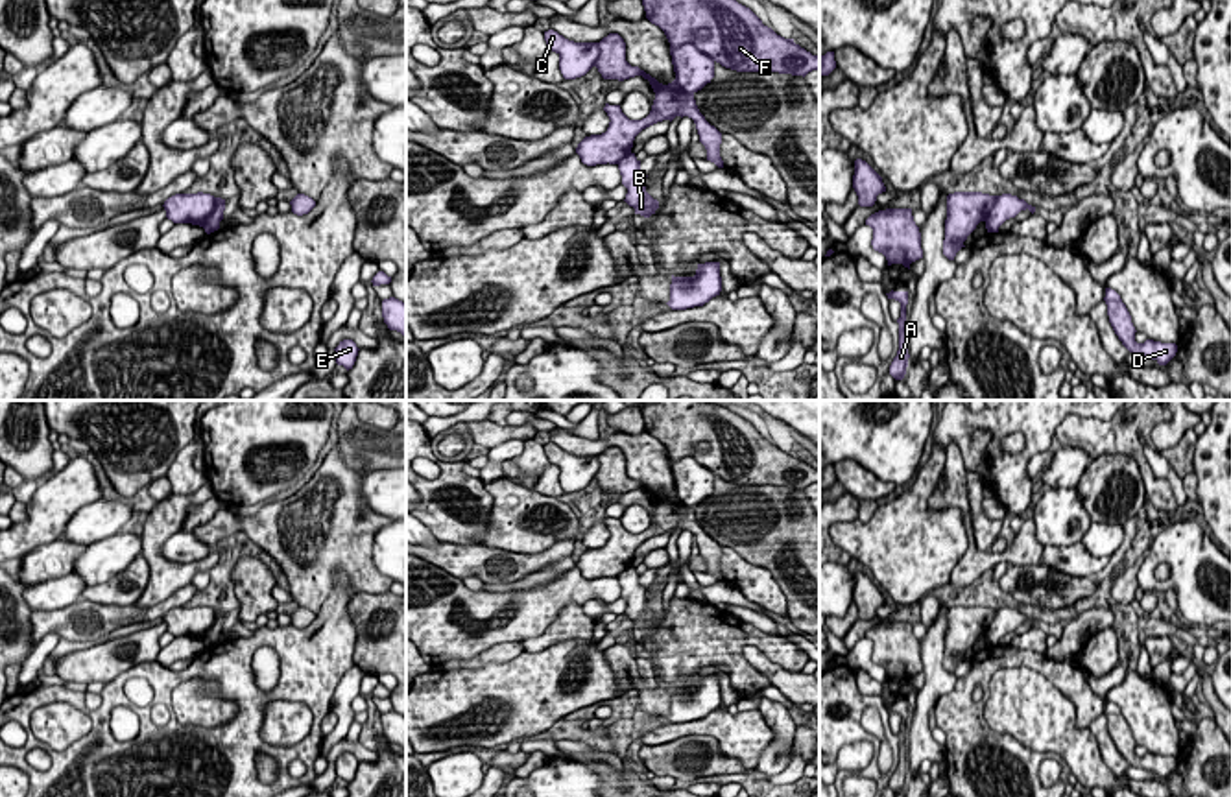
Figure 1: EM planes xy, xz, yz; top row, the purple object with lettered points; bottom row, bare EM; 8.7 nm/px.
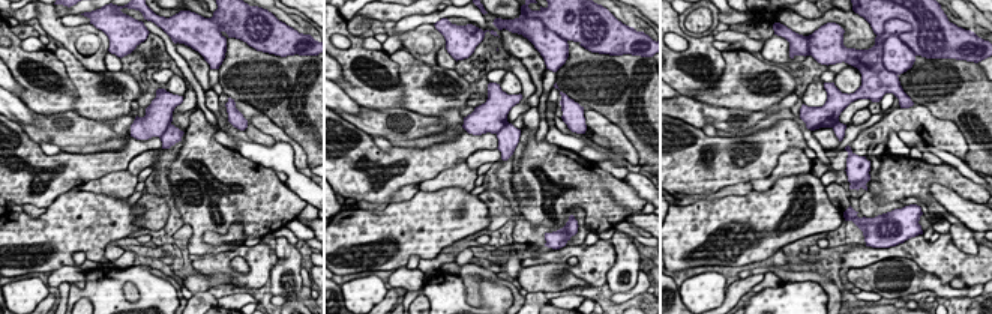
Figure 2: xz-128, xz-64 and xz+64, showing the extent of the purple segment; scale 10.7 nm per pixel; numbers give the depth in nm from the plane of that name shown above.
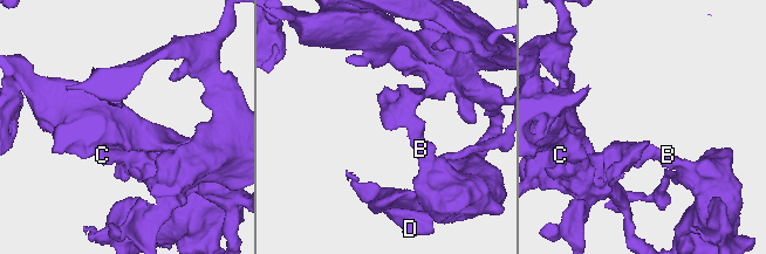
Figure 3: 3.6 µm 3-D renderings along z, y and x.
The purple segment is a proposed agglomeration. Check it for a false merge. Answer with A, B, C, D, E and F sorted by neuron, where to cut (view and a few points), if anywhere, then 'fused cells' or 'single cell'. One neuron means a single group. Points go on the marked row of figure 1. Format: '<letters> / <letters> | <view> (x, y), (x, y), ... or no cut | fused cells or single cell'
A F / B C D E | xz (670, 45), (693, 43), (713, 61) | fused cells

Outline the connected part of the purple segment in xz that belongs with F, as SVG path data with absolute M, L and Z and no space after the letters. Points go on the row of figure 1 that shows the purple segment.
M642 0L642 6L670 46L692 42L725 68L803 77L819 70L819 55L777 35L736 0Z

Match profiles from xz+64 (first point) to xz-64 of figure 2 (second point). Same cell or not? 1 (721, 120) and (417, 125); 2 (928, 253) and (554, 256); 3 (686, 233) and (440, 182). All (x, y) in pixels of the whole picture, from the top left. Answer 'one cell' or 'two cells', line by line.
1: one cell
2: one cell
3: two cells

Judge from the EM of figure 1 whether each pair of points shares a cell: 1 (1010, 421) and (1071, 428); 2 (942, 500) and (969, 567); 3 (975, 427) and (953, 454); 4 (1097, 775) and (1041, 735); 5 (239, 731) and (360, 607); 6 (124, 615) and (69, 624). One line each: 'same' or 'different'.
1: different
2: same
3: different
4: same
5: different
6: same

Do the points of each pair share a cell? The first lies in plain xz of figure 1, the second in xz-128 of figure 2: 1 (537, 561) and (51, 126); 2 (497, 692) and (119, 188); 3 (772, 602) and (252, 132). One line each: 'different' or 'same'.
1: same
2: different
3: different

